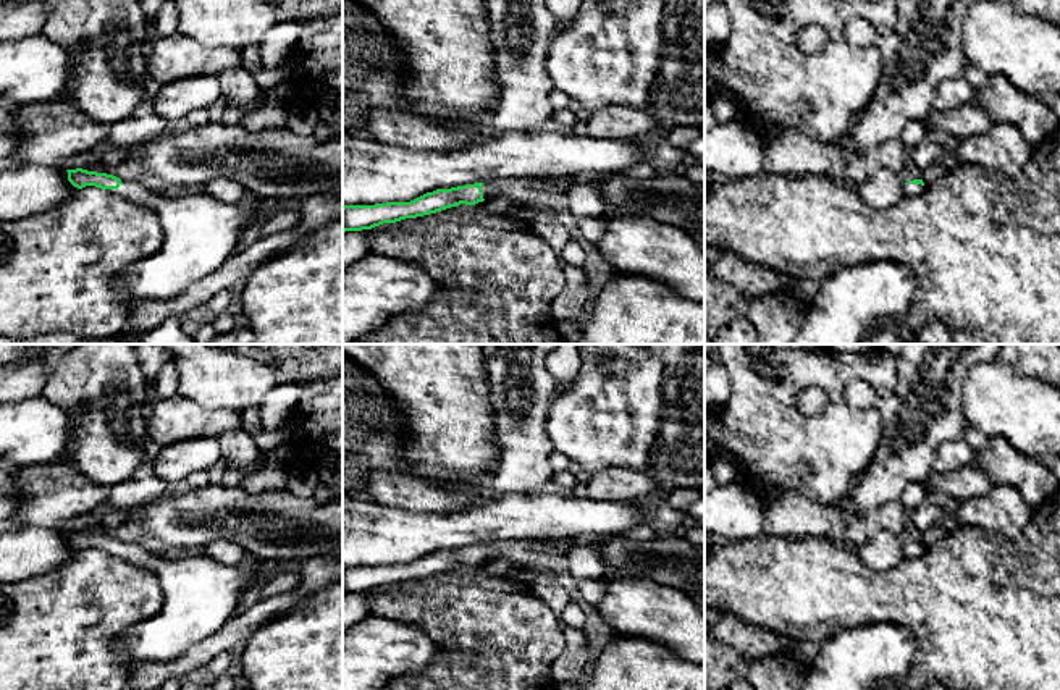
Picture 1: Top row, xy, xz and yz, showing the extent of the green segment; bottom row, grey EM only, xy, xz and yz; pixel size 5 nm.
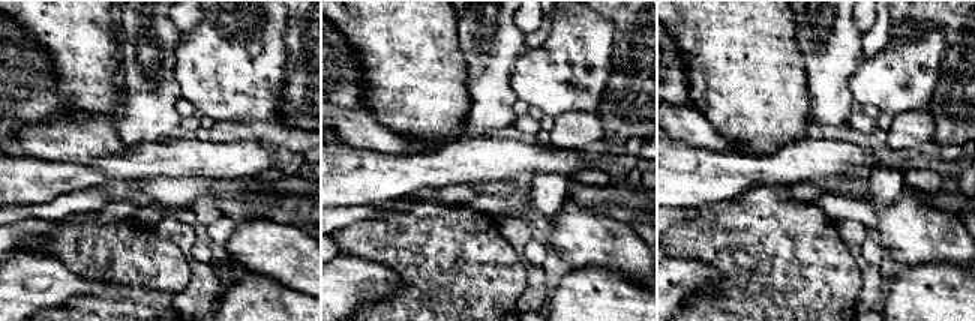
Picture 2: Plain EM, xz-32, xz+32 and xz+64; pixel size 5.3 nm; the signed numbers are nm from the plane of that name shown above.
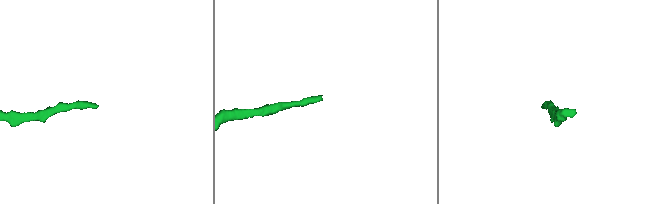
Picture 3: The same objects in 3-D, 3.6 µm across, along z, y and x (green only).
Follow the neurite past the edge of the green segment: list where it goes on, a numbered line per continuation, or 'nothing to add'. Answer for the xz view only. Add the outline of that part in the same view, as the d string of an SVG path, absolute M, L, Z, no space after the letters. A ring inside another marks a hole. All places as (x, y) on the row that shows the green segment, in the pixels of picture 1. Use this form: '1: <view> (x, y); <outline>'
1: xz (490, 191); M483 183L482 191L483 191L485 200L491 200L491 199L496 199L504 194L504 191L498 186L498 183L494 183L494 184Z

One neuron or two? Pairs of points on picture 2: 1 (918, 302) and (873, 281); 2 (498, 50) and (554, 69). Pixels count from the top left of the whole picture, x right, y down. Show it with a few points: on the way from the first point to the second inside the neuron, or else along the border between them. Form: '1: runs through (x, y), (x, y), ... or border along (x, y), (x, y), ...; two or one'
1: border along (885, 294), (881, 305); two
2: border along (527, 48), (516, 62), (512, 77), (513, 90); two

